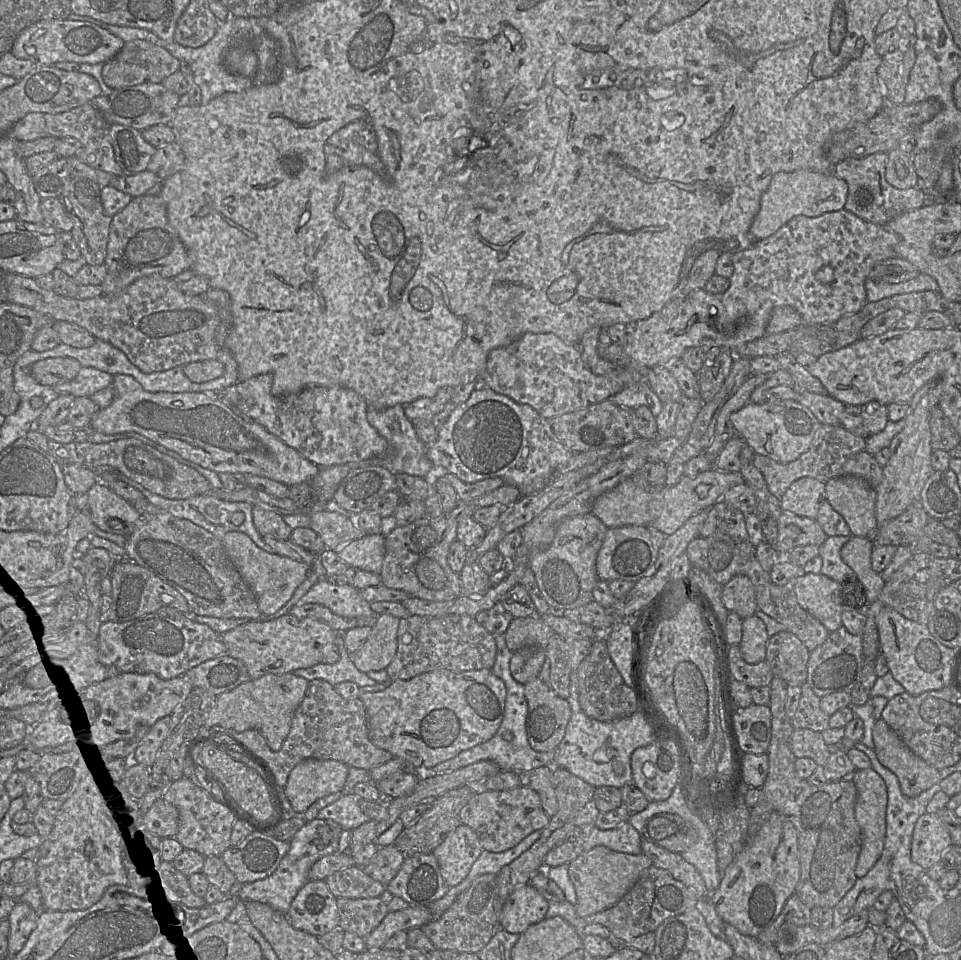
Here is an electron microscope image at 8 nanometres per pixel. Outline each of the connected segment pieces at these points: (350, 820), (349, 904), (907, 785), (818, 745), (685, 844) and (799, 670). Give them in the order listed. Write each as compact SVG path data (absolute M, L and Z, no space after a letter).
M355 793L342 795L335 802L327 805L318 813L319 819L330 819L338 823L343 830L354 830L371 819L362 811L359 801L361 796Z
M337 898L339 927L361 938L367 937L385 918L389 908L385 898Z
M883 719L876 720L872 737L879 762L897 776L905 796L916 797L941 781L939 770L915 755Z
M807 728L793 730L790 747L796 758L808 757L822 767L830 756L829 745L825 743L823 734Z
M659 813L642 829L642 838L674 853L682 853L698 838L695 827L677 814Z
M785 630L769 637L765 660L774 676L786 684L802 685L807 679L810 651L793 633Z

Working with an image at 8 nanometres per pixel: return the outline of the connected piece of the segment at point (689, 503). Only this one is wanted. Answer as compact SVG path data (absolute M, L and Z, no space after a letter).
M710 469L696 476L684 475L674 486L663 486L655 490L646 490L625 479L614 489L599 496L592 507L591 514L596 516L608 528L626 525L638 525L655 528L670 535L678 530L691 516L703 509L710 508L724 493L734 485L744 483L740 472Z

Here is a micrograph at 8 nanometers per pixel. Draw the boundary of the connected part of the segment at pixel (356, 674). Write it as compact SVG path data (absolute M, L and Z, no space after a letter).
M343 633L337 634L334 641L339 646L341 658L337 663L327 664L324 661L308 668L296 669L292 673L296 676L312 681L322 679L336 686L342 682L354 682L359 687L373 686L376 681L371 679L366 673L361 672L356 668L351 661L348 651L344 646Z

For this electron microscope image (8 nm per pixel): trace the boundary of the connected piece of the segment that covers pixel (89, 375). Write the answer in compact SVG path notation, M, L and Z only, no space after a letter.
M81 367L76 377L53 386L58 395L90 397L94 393L112 387L114 376L93 367Z

